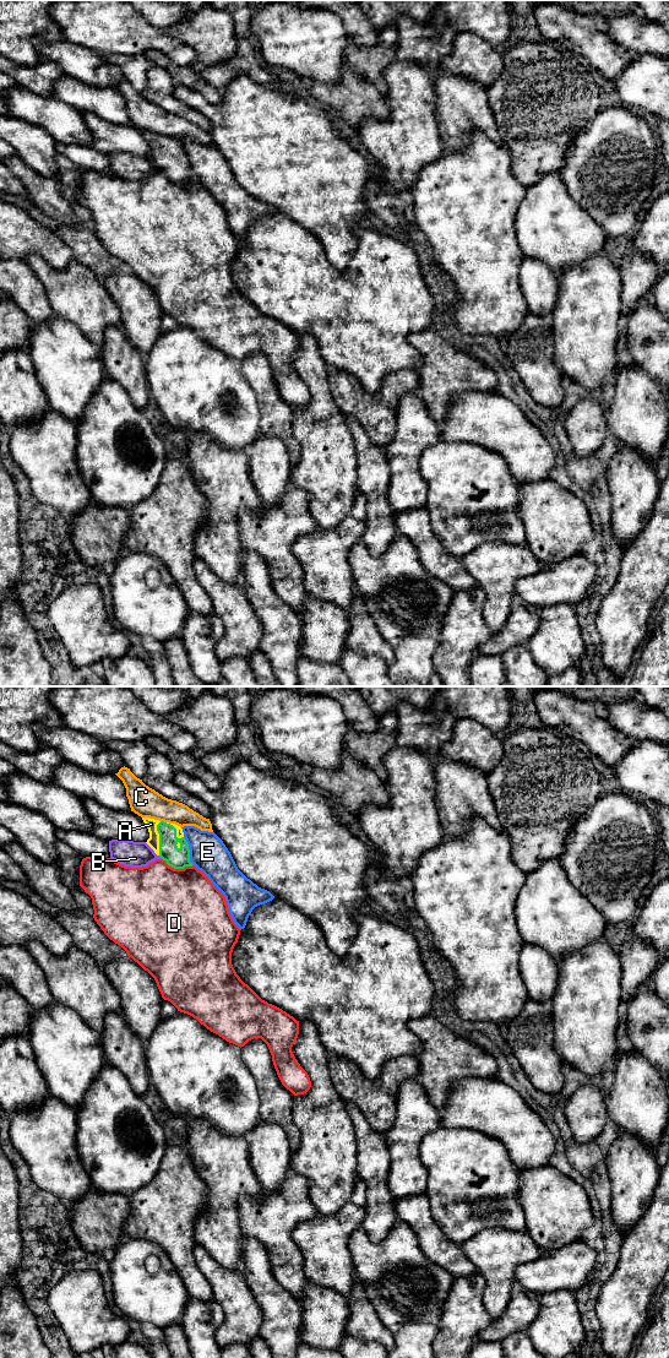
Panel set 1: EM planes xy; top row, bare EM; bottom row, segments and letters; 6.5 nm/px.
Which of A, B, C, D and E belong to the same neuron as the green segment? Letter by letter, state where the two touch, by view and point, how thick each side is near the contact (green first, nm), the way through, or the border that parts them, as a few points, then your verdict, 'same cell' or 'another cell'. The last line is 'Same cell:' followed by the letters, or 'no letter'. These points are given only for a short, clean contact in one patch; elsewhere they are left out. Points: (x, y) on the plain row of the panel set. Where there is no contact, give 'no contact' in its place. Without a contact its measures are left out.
A: xy (159, 152) | 140/80 nm | across xy (178, 172), (159, 152), (158, 145), (151, 137) | same cell
B: xy (161, 170) | 140/180 nm | another cell
C: xy (163, 135) | 130/200 nm | another cell
D: xy (178, 182) | 140/500 nm | another cell
E: xy (189, 164) | 140/240 nm | another cell
Same cell: A

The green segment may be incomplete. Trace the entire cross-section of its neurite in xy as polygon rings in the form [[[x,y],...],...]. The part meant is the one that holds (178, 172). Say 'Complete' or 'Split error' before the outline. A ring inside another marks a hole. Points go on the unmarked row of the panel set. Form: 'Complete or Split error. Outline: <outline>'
Split error. Outline: [[[142,131],[142,134],[149,146],[149,152],[146,157],[169,180],[184,183],[194,179],[190,175],[189,158],[180,140],[149,131]]]

